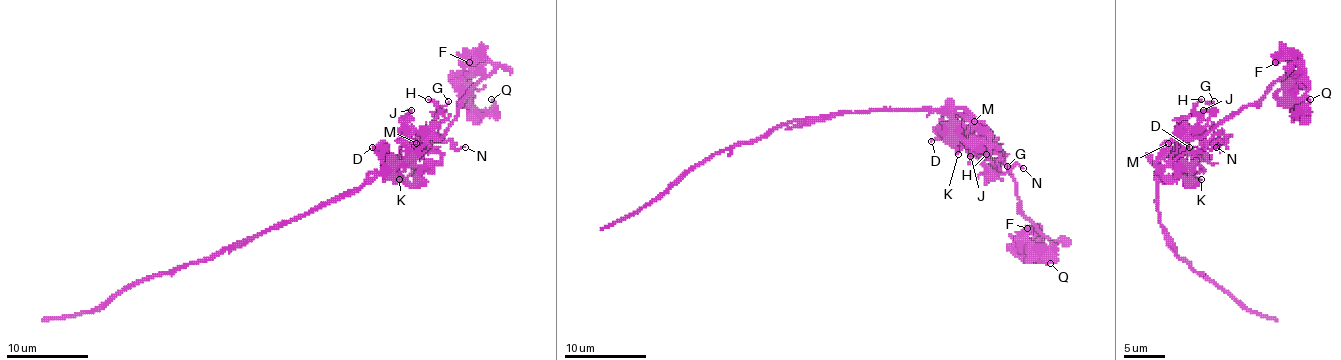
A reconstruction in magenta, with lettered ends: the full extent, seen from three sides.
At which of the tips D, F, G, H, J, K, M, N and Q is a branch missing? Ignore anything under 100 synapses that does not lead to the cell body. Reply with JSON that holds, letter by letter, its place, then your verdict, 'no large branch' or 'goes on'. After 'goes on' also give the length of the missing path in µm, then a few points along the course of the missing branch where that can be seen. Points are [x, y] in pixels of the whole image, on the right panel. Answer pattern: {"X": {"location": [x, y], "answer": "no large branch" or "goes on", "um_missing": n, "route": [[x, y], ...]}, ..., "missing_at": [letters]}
{"D": {"location": [1189, 147], "answer": "no large branch"}, "F": {"location": [1275, 62], "answer": "no large branch"}, "G": {"location": [1214, 101], "answer": "no large branch"}, "H": {"location": [1201, 99], "answer": "no large branch"}, "J": {"location": [1203, 110], "answer": "no large branch"}, "K": {"location": [1201, 179], "answer": "no large branch"}, "M": {"location": [1168, 143], "answer": "no large branch"}, "N": {"location": [1216, 147], "answer": "no large branch"}, "Q": {"location": [1310, 99], "answer": "no large branch"}, "missing_at": []}

